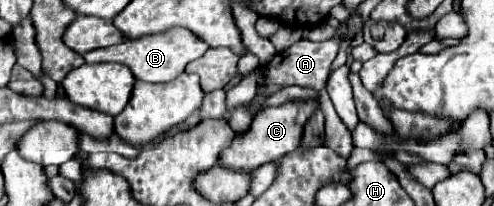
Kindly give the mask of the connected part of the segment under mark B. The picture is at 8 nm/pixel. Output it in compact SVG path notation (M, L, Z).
M172 27L168 31L162 31L158 35L146 35L140 39L126 39L120 45L104 47L104 49L94 49L84 55L86 63L102 63L102 61L112 61L112 63L124 63L132 69L136 79L148 81L148 83L164 83L176 79L190 61L202 57L206 53L206 43L200 41L192 31L184 27Z

